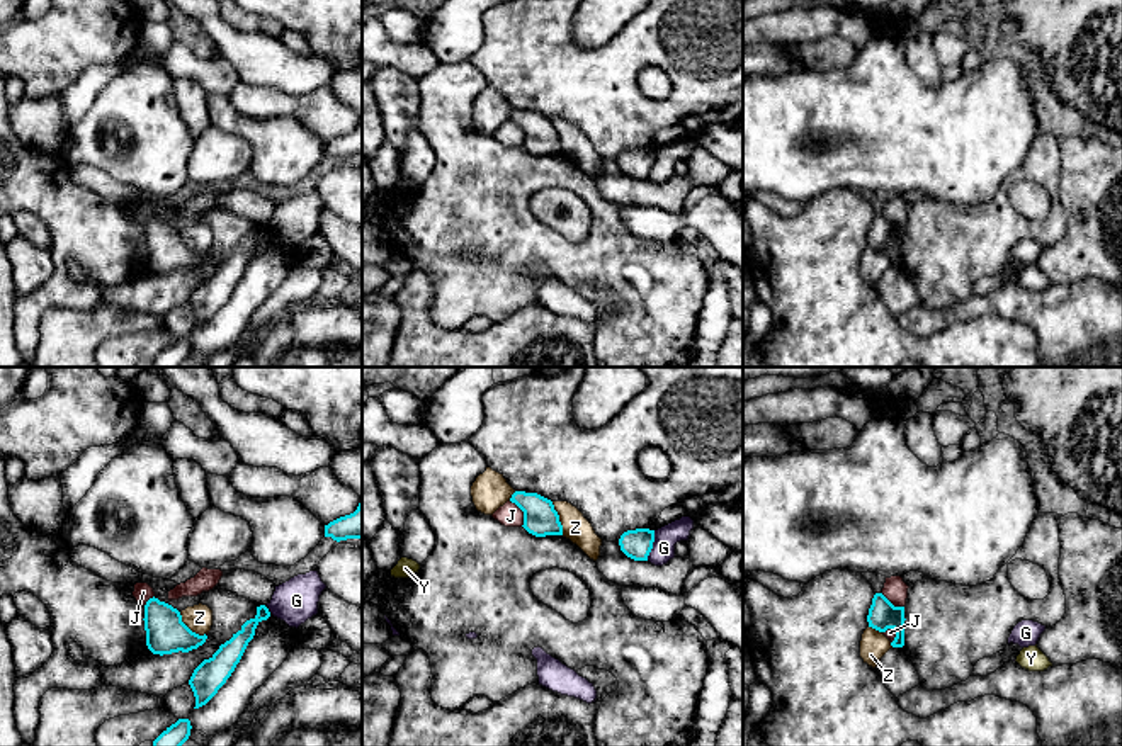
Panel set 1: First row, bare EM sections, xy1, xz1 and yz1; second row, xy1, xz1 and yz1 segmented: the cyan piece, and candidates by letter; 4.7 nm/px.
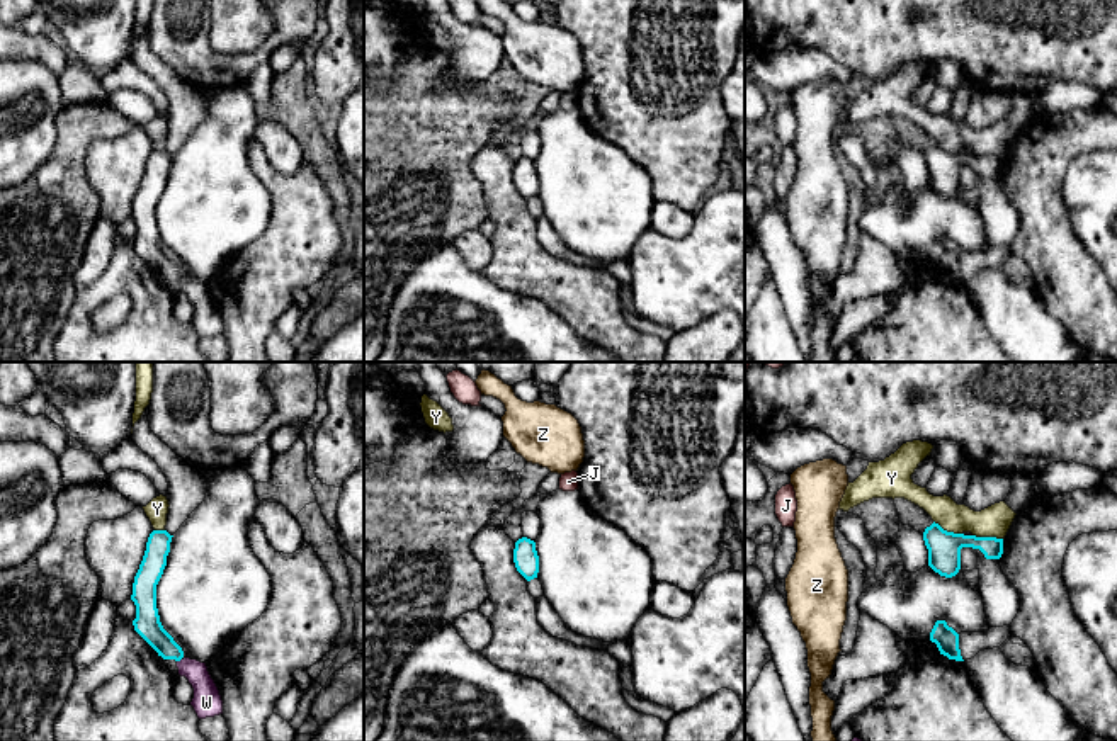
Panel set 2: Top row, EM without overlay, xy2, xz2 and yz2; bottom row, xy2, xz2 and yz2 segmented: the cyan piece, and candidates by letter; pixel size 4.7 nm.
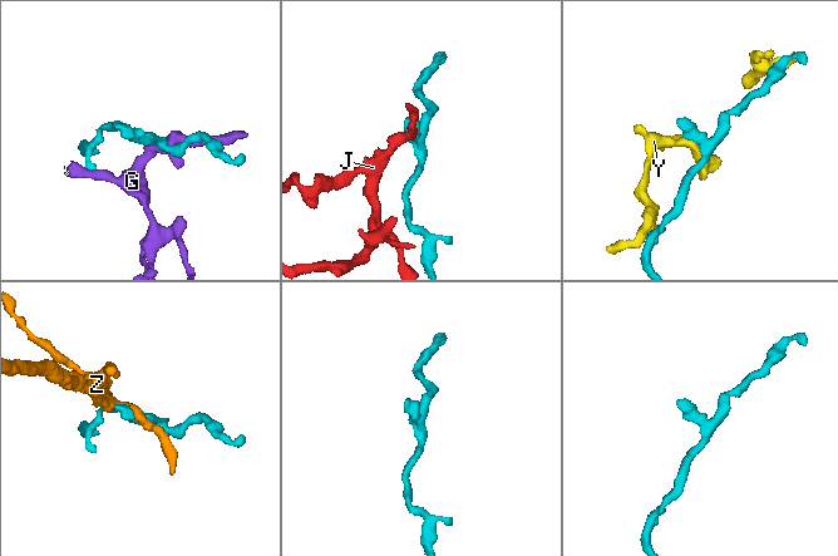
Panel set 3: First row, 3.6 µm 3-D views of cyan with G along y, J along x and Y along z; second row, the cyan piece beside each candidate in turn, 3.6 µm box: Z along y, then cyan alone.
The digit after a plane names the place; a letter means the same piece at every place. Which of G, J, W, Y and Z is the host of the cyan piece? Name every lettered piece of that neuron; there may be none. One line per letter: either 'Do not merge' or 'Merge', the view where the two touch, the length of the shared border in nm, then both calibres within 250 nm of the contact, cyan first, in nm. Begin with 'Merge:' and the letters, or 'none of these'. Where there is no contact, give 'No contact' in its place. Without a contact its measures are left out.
Merge: W
G: Do not merge. Touches cyan in xz1. Shared border 150 nm. Thickness 140 nm (cyan) against 110 nm
J: Do not merge. Touches cyan in xz1. Shared border 140 nm. Thickness 160 nm (cyan) against 110 nm
W: Merge. Touches cyan in xy2. Shared border 30 nm. Thickness 120 nm (cyan) against 140 nm
Y: Do not merge. Touches cyan in yz2. Shared border 150 nm. Thickness 160 nm (cyan) against 150 nm
Z: Do not merge. Touches cyan in xz1. Shared border 170 nm. Thickness 160 nm (cyan) against 130 nm

